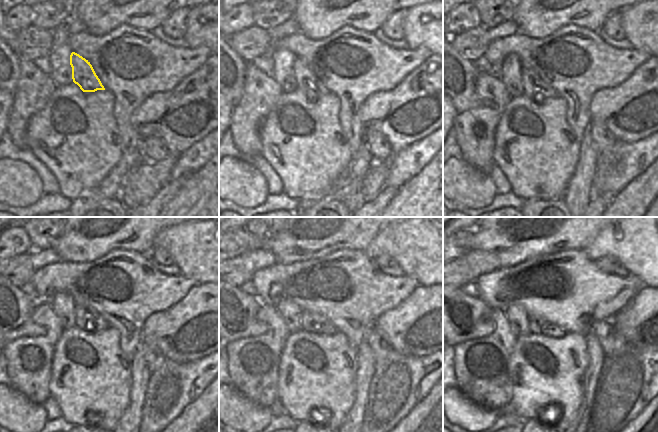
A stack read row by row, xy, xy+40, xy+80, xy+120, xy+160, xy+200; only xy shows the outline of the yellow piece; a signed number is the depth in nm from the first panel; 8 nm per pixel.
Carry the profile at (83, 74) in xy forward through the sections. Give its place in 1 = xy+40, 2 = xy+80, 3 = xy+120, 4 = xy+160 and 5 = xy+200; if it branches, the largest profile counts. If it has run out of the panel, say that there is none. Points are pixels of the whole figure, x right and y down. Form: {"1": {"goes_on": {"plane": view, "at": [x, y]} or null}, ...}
{"1": {"goes_on": {"plane": "xy+40", "at": [307, 81]}}, "2": {"goes_on": {"plane": "xy+80", "at": [534, 88]}}, "3": {"goes_on": {"plane": "xy+120", "at": [87, 319]}}, "4": {"goes_on": {"plane": "xy+160", "at": [313, 323]}}, "5": {"goes_on": {"plane": "xy+200", "at": [536, 326]}}}

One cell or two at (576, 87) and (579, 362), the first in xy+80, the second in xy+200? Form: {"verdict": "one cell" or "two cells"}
{"verdict": "two cells"}

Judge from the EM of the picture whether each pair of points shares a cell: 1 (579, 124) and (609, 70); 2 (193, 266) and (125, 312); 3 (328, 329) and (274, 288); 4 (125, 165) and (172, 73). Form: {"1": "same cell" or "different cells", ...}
{"1": "same cell", "2": "different cells", "3": "different cells", "4": "same cell"}

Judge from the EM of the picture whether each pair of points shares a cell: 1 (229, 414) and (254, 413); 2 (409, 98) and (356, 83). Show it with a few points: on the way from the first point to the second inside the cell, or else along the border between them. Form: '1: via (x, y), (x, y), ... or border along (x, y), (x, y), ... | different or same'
1: via (235, 413), (248, 413) | same
2: border along (405, 78), (392, 89), (373, 92), (364, 101) | different

